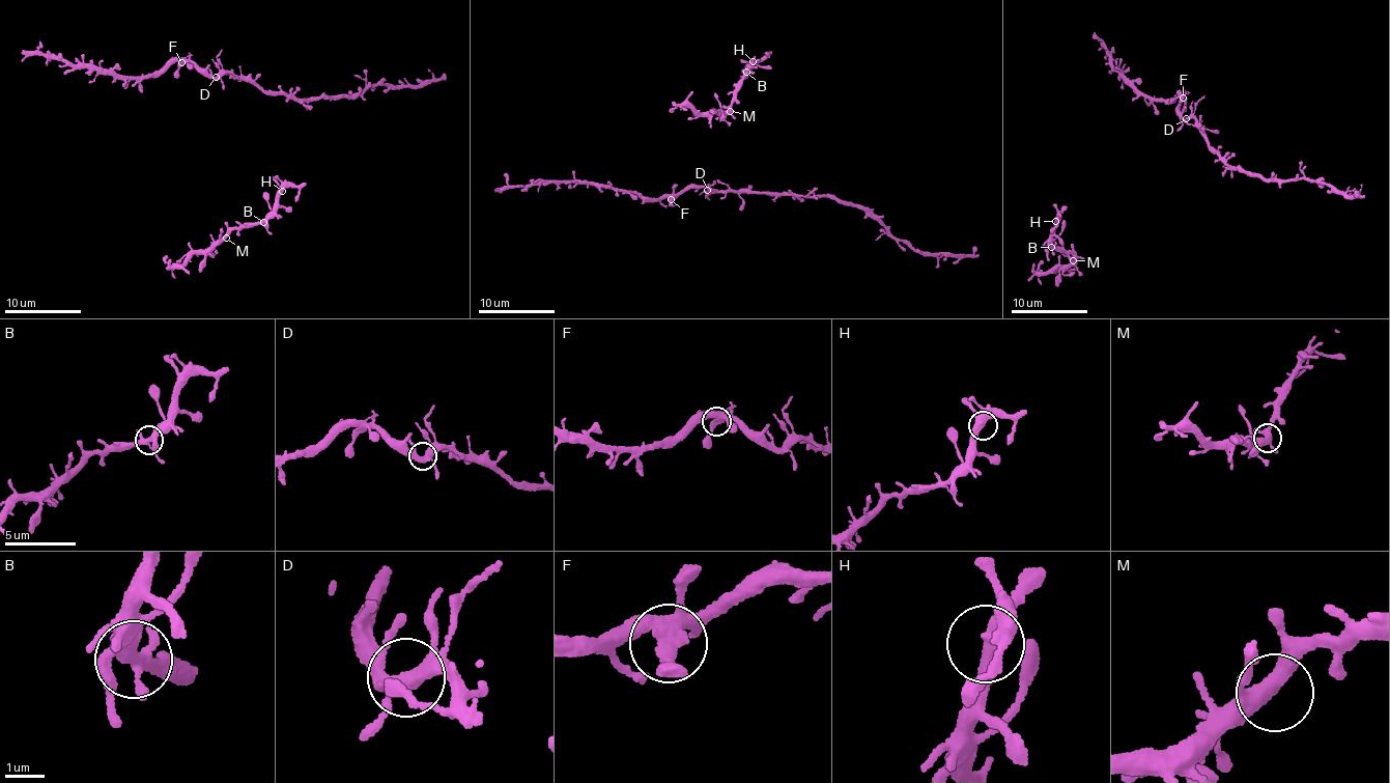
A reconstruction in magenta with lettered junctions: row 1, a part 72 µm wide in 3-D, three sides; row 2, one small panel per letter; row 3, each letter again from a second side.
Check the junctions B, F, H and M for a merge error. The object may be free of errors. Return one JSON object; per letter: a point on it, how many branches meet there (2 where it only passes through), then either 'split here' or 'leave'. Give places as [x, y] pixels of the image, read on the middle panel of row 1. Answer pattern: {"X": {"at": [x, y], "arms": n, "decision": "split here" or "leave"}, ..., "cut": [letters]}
{"B": {"at": [746, 72], "arms": 4, "decision": "leave"}, "F": {"at": [671, 199], "arms": 4, "decision": "leave"}, "H": {"at": [753, 61], "arms": 4, "decision": "leave"}, "M": {"at": [730, 111], "arms": 4, "decision": "leave"}, "cut": []}

